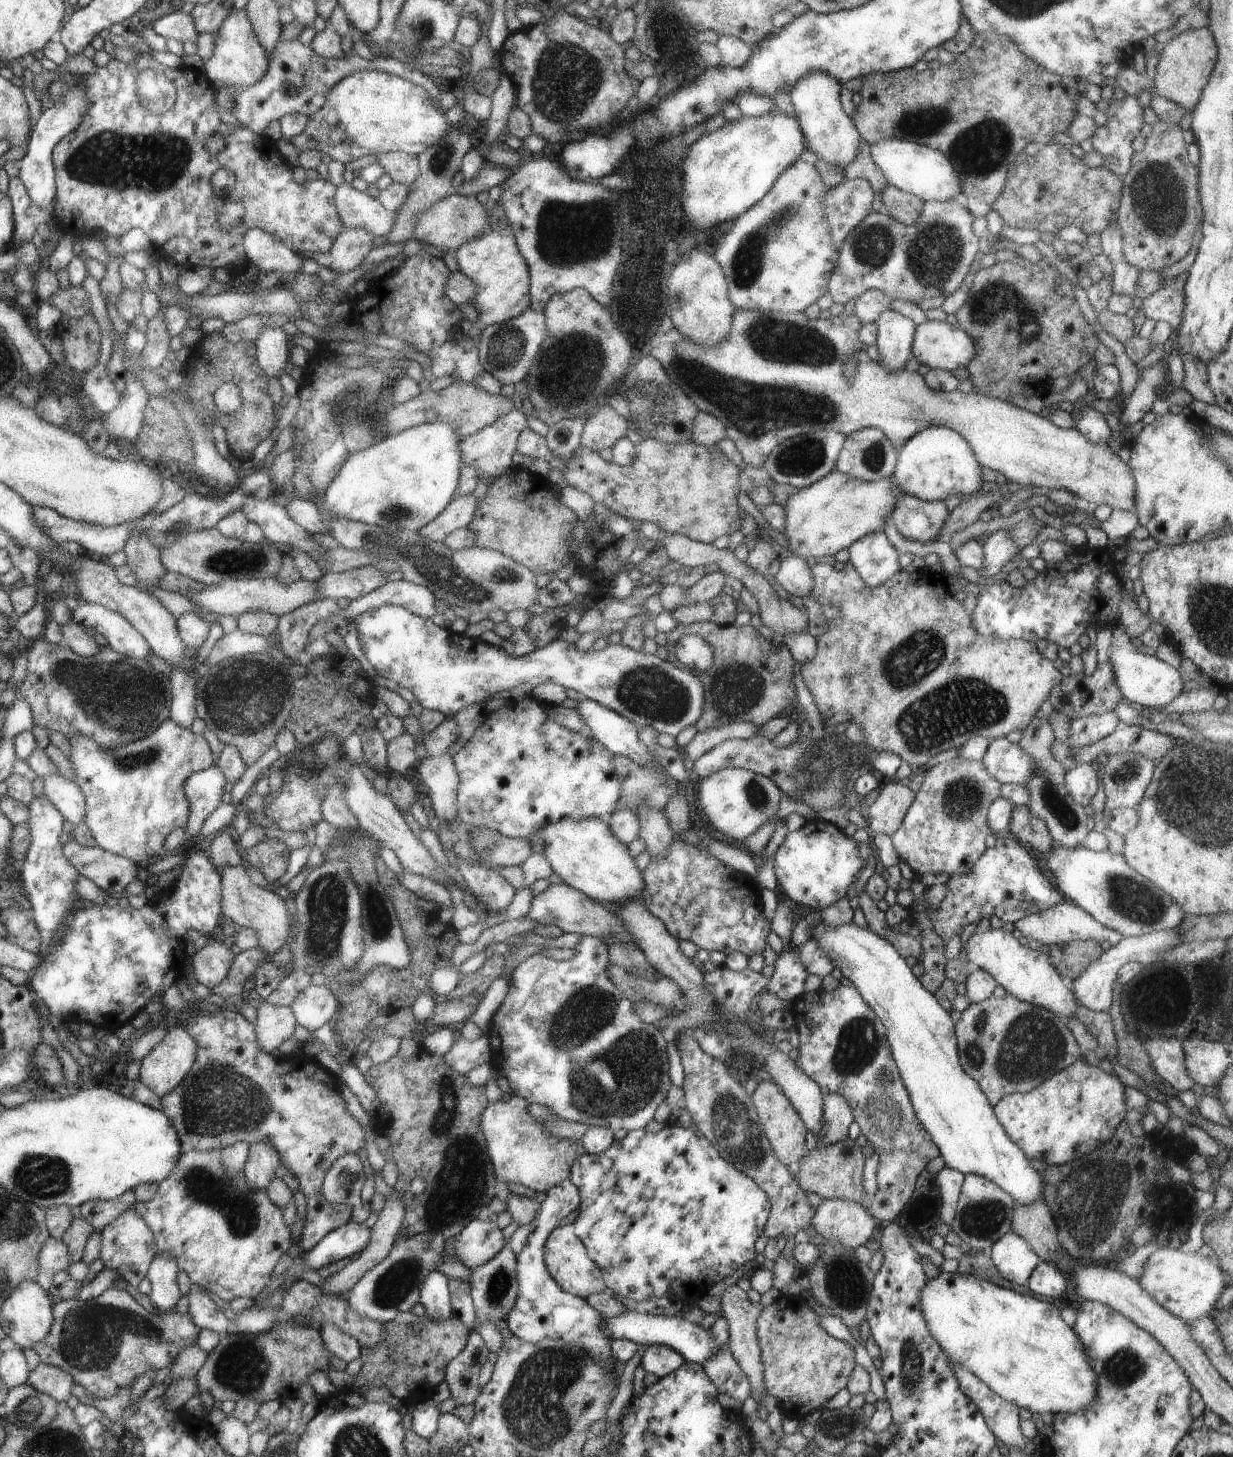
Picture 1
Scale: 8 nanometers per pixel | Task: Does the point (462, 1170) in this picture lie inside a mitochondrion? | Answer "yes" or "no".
yes

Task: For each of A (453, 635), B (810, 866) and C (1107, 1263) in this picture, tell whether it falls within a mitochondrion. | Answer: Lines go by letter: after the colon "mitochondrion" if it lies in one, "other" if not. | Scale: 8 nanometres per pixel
A: other
B: other
C: other

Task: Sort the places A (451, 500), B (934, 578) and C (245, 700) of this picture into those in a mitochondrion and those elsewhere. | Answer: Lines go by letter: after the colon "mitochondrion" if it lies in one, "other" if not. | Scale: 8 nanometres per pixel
A: other
B: other
C: mitochondrion

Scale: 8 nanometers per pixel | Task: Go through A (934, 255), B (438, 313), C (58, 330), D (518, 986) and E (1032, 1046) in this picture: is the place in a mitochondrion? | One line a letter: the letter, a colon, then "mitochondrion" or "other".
A: mitochondrion
B: other
C: other
D: other
E: mitochondrion

